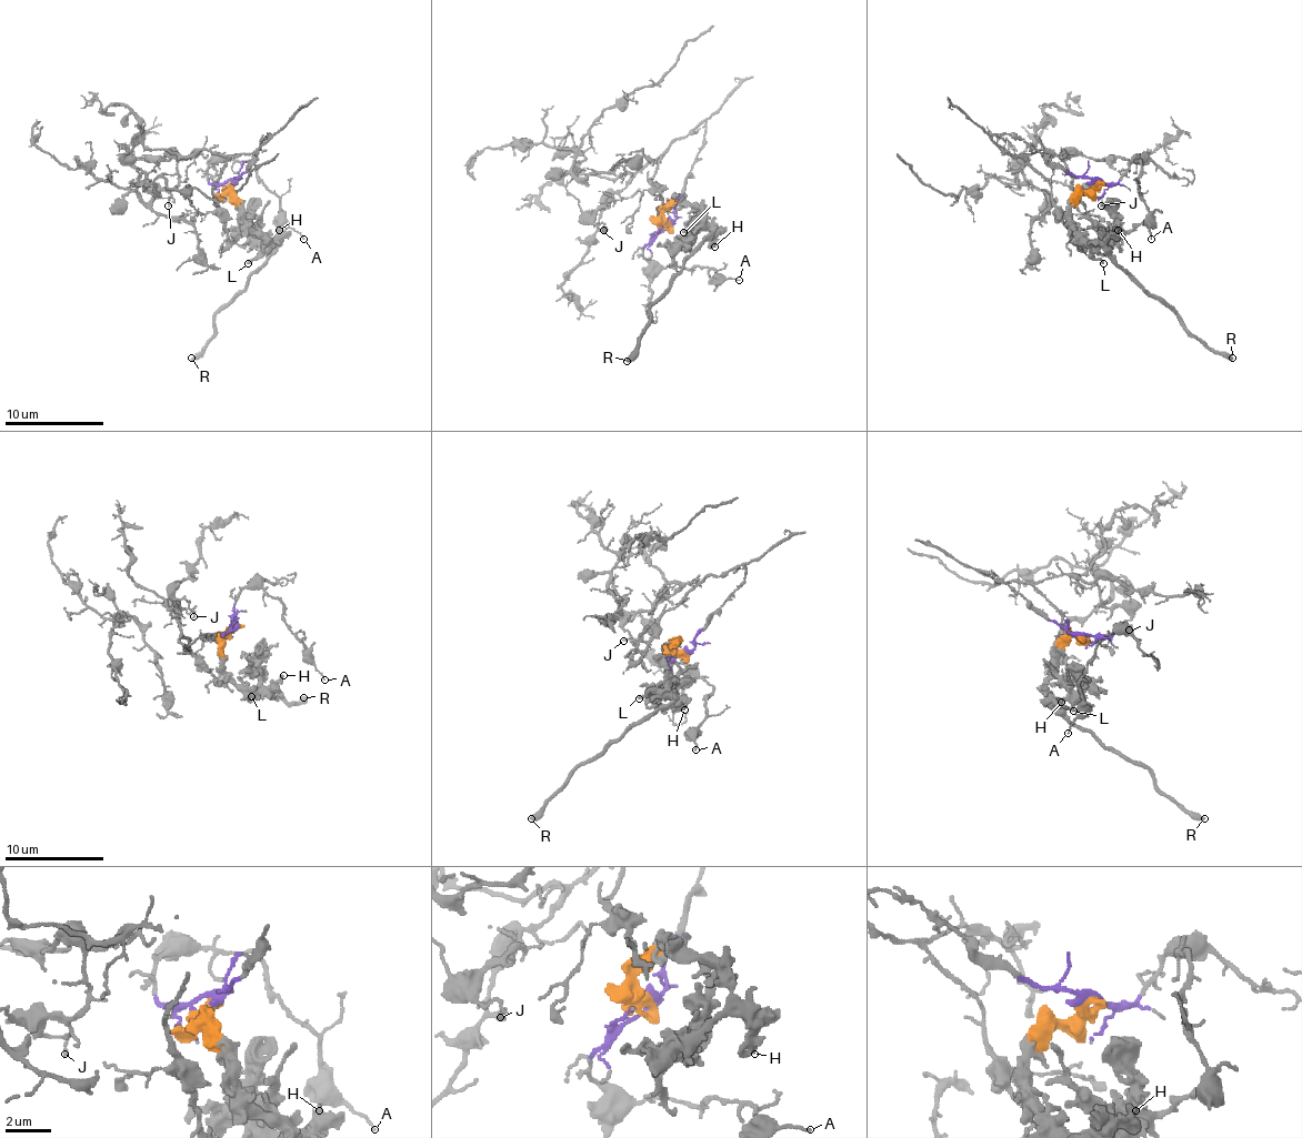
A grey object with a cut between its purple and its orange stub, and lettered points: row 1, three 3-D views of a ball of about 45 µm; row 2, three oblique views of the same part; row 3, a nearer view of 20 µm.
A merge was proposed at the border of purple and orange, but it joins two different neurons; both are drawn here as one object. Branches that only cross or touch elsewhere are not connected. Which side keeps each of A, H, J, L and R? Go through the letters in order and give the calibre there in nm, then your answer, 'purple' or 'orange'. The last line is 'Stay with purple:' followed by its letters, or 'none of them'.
A: calibre 100 nm; purple
H: calibre 360 nm; orange
J: calibre 110 nm; purple
L: calibre 190 nm; orange
R: calibre 420 nm; orange
Stay with purple: A, J

